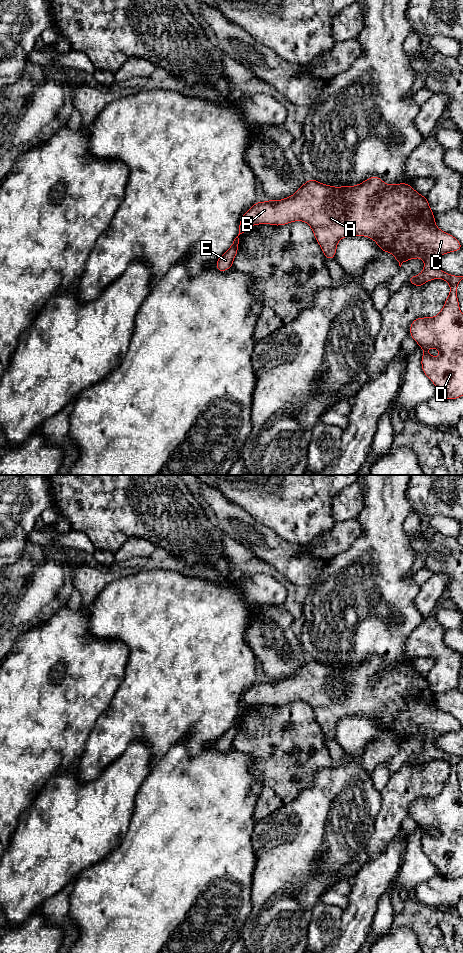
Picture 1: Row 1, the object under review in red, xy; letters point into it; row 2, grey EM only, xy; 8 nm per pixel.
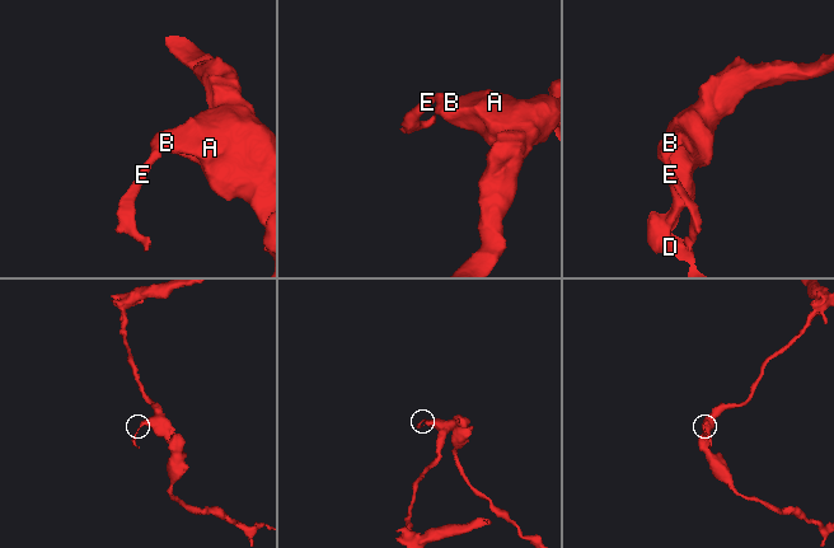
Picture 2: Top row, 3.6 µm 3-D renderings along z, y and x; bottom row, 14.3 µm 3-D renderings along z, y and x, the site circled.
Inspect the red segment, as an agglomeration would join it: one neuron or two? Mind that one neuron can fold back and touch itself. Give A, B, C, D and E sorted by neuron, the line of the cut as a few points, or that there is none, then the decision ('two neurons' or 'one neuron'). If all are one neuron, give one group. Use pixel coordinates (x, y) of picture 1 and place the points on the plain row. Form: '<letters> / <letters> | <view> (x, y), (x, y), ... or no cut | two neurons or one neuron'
A B C D E | no cut | one neuron

